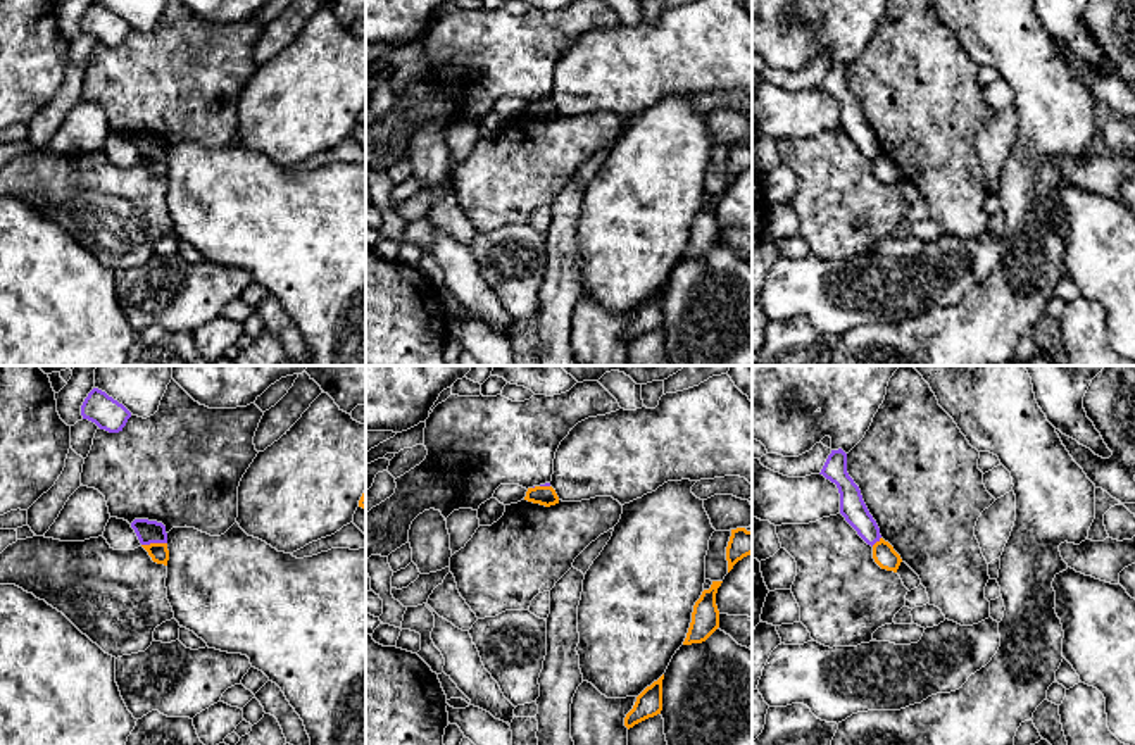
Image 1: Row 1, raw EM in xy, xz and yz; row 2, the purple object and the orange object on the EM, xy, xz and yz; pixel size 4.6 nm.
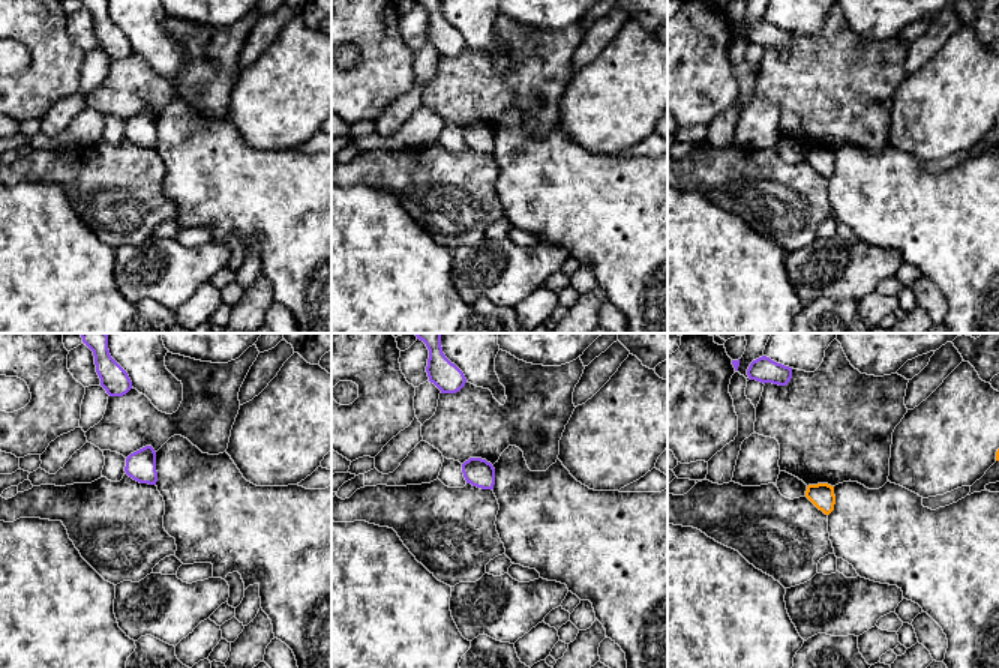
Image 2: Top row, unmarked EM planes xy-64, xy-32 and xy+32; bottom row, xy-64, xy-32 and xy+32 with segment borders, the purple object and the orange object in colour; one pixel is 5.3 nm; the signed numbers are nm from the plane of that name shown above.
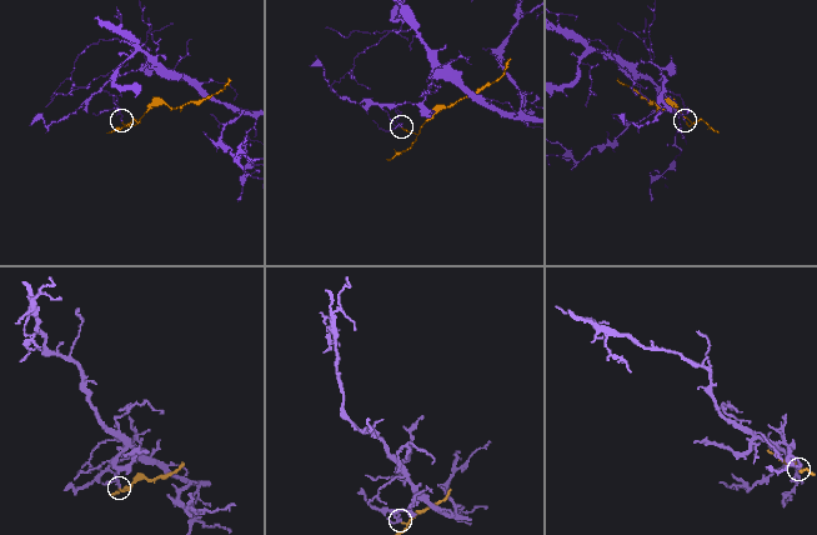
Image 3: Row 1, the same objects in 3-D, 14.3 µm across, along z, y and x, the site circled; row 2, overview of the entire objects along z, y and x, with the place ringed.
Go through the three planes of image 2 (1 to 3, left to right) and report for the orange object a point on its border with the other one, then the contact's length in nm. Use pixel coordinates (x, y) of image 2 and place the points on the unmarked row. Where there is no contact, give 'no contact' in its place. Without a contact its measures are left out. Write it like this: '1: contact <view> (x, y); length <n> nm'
1: no contact
2: no contact
3: no contact

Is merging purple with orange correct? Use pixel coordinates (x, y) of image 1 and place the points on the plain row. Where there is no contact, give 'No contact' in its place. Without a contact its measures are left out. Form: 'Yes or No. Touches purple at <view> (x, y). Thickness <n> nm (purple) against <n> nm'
No. Touches purple at xy (154, 156). Thickness 110 nm (purple) against 90 nm

